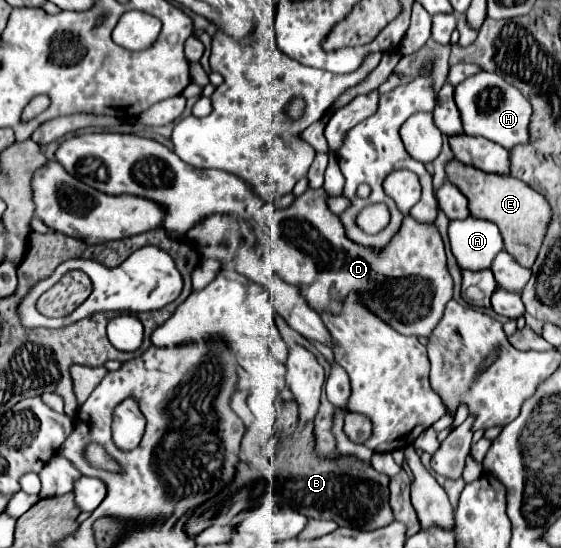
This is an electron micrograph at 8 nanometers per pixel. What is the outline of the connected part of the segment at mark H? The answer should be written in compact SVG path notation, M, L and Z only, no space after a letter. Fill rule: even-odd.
M479 71L475 77L467 77L467 81L459 83L453 93L455 105L461 113L463 131L469 135L481 135L489 141L511 149L519 143L527 143L529 139L529 117L531 117L531 103L509 85L503 77L489 71Z

